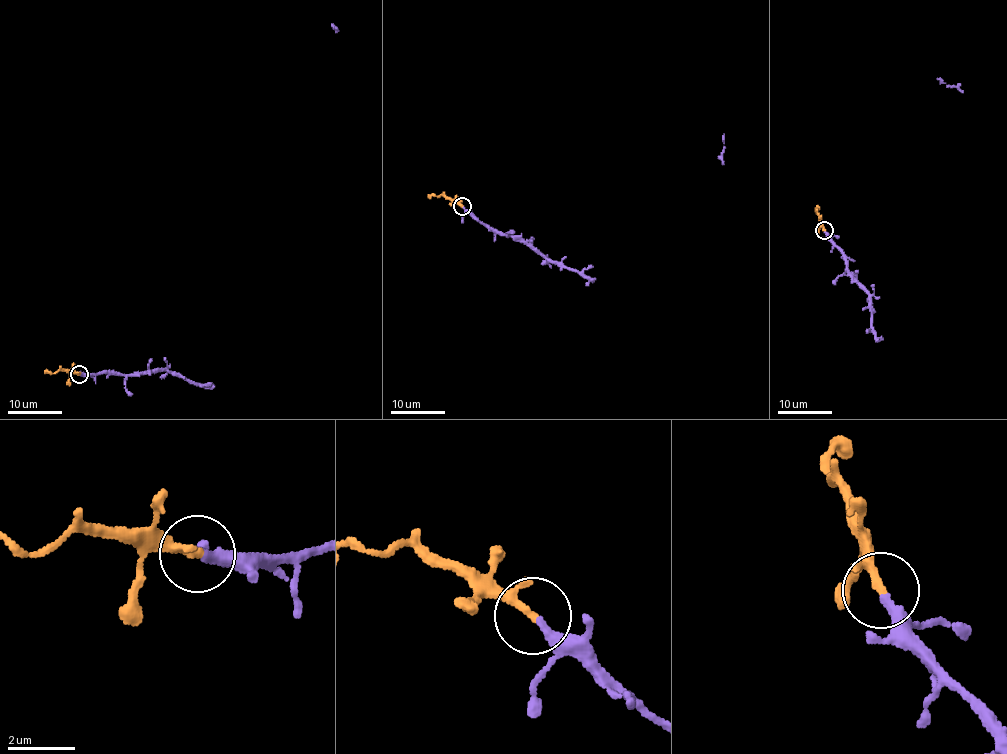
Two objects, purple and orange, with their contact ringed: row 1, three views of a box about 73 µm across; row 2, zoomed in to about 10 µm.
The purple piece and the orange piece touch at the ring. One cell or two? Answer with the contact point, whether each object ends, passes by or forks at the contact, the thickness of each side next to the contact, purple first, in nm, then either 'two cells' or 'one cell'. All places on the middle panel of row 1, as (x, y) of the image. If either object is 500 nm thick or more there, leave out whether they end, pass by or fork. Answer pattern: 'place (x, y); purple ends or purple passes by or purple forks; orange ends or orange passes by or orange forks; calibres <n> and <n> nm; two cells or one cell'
place (462, 206); purple ends; orange passes by; calibres 320 and 190 nm; one cell

